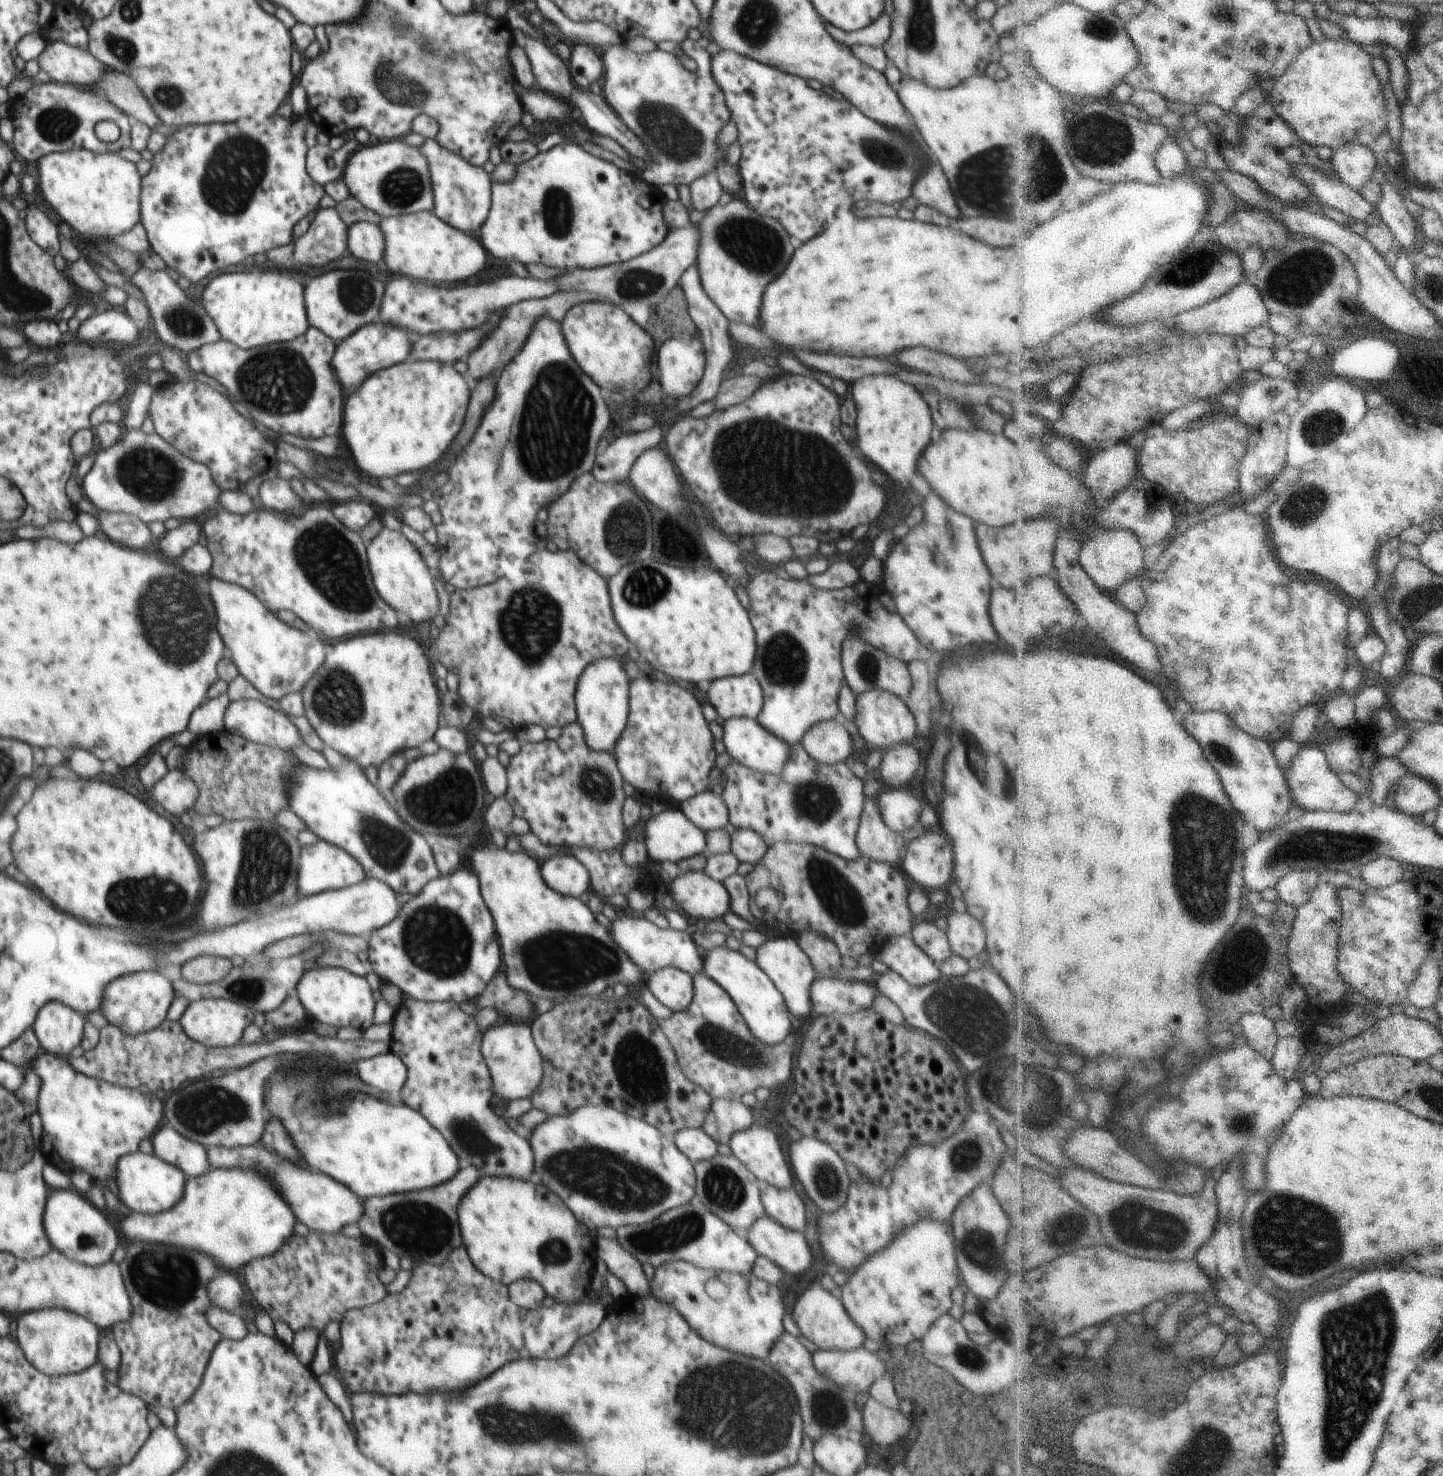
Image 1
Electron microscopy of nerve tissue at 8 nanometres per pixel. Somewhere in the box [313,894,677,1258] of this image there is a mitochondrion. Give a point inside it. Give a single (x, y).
(610, 1179)

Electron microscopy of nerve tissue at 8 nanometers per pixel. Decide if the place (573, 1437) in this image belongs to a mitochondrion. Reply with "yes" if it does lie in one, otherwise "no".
yes

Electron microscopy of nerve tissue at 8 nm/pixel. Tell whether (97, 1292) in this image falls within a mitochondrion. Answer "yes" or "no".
no

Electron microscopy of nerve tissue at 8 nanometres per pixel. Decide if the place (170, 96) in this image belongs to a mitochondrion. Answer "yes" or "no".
yes

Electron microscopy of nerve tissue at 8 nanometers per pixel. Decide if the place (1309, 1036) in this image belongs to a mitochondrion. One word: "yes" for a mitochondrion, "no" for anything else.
no

